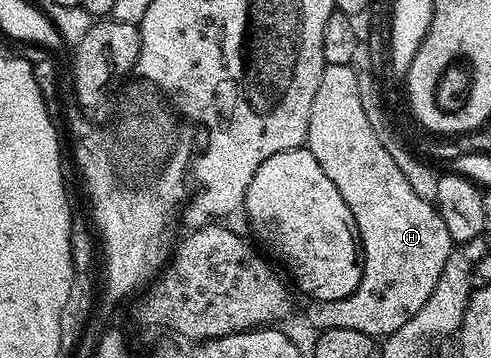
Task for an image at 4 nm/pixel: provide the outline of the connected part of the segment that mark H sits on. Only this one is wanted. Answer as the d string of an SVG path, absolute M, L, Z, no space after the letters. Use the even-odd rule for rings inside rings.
M324 65L321 84L317 84L317 96L313 96L313 108L309 112L305 146L313 152L317 164L321 165L325 176L333 181L337 192L341 192L342 199L353 212L363 255L363 276L358 288L341 300L312 301L307 310L307 322L315 332L329 328L354 328L356 332L365 332L373 339L382 340L421 312L425 300L429 300L429 292L433 292L433 288L437 288L437 280L441 280L441 268L445 268L445 260L449 260L453 243L449 228L445 228L445 220L441 220L434 202L421 200L421 196L409 188L405 172L393 164L393 156L389 156L381 140L377 140L377 132L373 132L369 124L368 107L363 106L362 89L359 70L354 65Z

